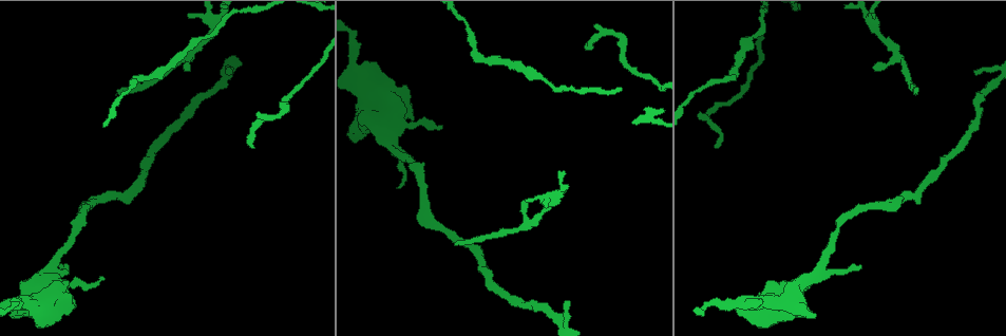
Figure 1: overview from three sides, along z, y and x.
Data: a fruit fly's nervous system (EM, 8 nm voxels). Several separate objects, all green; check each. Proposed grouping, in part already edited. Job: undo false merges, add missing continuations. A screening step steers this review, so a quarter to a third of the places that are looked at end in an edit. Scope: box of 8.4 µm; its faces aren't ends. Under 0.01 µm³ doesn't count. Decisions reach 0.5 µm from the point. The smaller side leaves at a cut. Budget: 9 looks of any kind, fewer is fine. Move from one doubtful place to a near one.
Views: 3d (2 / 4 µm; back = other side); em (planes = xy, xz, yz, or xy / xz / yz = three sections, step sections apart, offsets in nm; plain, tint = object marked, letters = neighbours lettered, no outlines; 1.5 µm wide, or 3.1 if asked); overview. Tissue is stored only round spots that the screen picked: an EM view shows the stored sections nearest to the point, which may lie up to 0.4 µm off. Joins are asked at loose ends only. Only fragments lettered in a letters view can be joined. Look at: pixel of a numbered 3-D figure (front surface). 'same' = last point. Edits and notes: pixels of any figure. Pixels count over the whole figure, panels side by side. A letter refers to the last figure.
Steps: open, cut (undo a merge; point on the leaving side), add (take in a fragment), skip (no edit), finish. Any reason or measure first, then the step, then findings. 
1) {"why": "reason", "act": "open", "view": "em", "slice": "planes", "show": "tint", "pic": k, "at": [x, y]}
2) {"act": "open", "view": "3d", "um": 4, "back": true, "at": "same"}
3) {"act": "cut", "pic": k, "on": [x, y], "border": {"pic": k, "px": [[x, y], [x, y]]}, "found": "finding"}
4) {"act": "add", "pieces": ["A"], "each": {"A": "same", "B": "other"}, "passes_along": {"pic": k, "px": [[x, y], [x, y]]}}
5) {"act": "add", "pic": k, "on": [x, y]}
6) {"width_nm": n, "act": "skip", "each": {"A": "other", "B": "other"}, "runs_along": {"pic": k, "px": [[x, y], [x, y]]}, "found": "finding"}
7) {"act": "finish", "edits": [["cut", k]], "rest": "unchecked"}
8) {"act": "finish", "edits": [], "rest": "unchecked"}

{"why": "sharp bend", "act": "open", "view": "em", "slice": "planes", "show": "tint", "pic": 1, "at": [144, 77]}

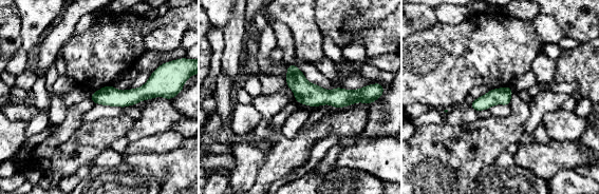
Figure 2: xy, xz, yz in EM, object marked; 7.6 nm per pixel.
{"why": "see the neighbours", "act": "open", "view": "em", "slice": "planes", "show": "letters", "at": "same"}

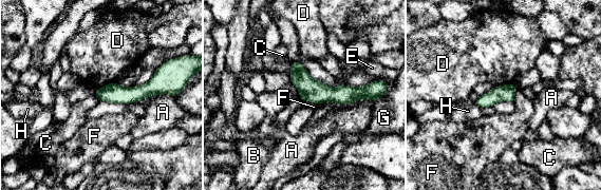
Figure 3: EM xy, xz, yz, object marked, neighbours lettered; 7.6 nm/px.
{"longest_contact_nm": ["A", 240], "act": "skip", "each": {"A": "other", "B": "other", "C": "other", "D": "other", "E": "other", "F": "other", "G": "other", "H": "other"}, "border": {"pic": 3, "px": [[304, 100], [318, 105]]}, "found": "continuous, no second neuron"}

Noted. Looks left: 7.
{"why": "free end", "act": "open", "view": "em", "slice": "xz", "step": 4, "show": "letters", "pic": 1, "at": [458, 244]}

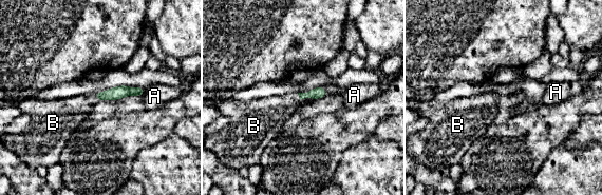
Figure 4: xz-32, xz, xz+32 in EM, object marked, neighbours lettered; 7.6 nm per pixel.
{"width_nm": 90, "act": "add", "pieces": ["B"], "each": {"A": "other", "B": "same"}, "found": "the neuron continues"}

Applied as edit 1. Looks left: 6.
{"act": "open", "view": "overview"}

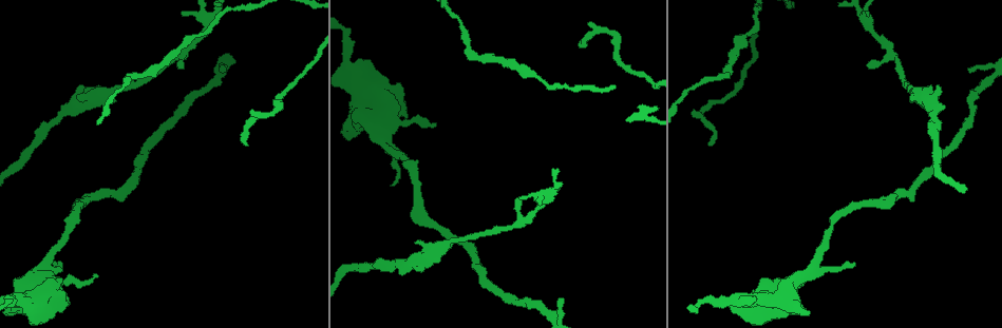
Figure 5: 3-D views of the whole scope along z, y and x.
{"why": "end of a long branch", "act": "open", "view": "em", "slice": "xy", "step": 4, "show": "letters", "pic": 5, "at": [563, 297]}

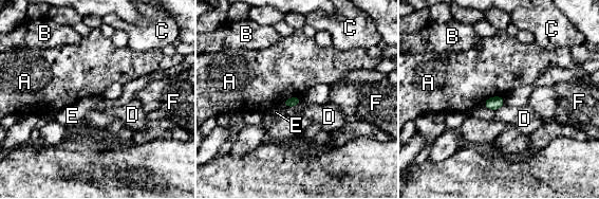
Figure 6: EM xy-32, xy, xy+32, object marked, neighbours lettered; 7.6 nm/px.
{"width_nm": 80, "act": "skip", "each": {"A": "other", "B": "other", "C": "other", "D": "other", "E": "other", "F": "other"}, "border": {"pic": 6, "px": [[282, 103], [288, 107]]}, "found": "none of them fits"}

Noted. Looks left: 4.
{"why": "tapers out", "act": "open", "view": "em", "slice": "xy", "step": 4, "show": "letters", "pic": 5, "at": [708, 146]}

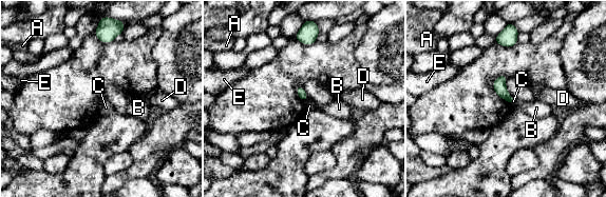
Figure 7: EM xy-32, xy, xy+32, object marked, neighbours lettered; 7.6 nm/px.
{"act": "skip", "each": {"A": "other", "B": "other", "C": "other", "D": "other", "E": "other"}, "border": {"pic": 7, "px": [[308, 99], [304, 101]]}, "found": "no lettered fragment goes on from it"}

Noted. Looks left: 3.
{"act": "finish", "edits": [["add", 4]], "rest": "unchecked"}

